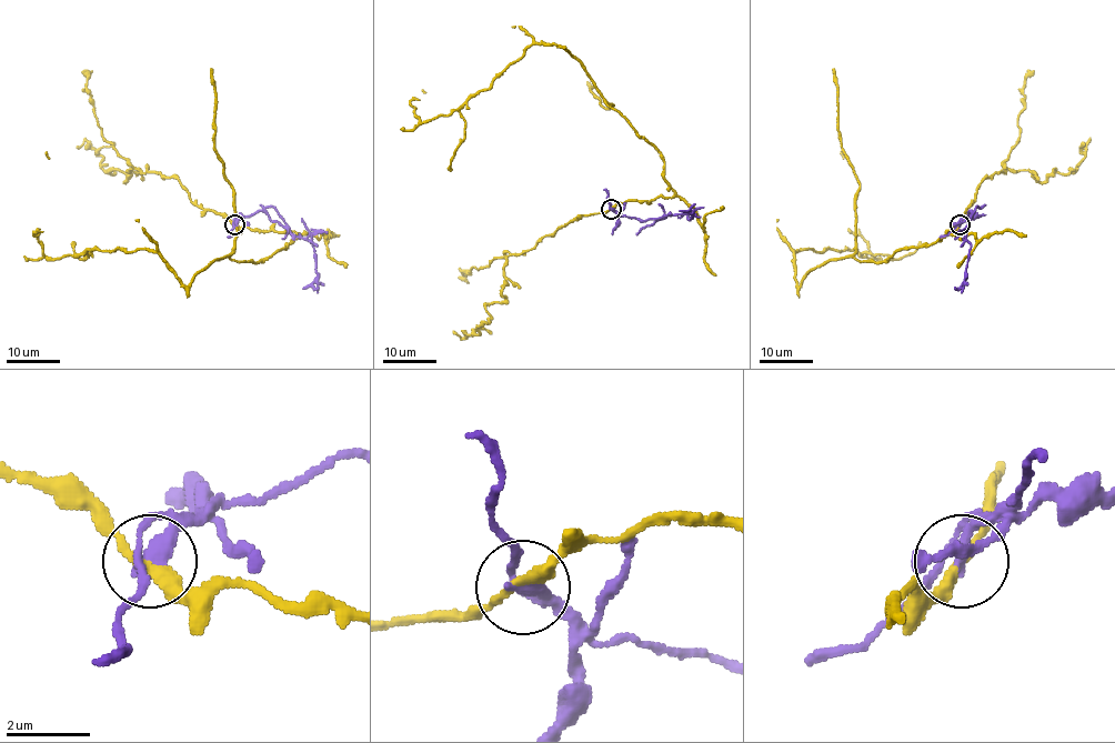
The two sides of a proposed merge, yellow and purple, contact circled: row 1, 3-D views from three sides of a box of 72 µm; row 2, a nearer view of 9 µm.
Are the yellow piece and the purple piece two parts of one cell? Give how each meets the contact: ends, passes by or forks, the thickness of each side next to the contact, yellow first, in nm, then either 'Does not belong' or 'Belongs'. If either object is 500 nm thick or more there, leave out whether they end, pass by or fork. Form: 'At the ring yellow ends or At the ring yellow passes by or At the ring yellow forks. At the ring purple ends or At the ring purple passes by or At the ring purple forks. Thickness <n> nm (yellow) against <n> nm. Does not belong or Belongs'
At the ring yellow passes by. At the ring purple ends. Thickness 260 nm (yellow) against 360 nm. Does not belong

